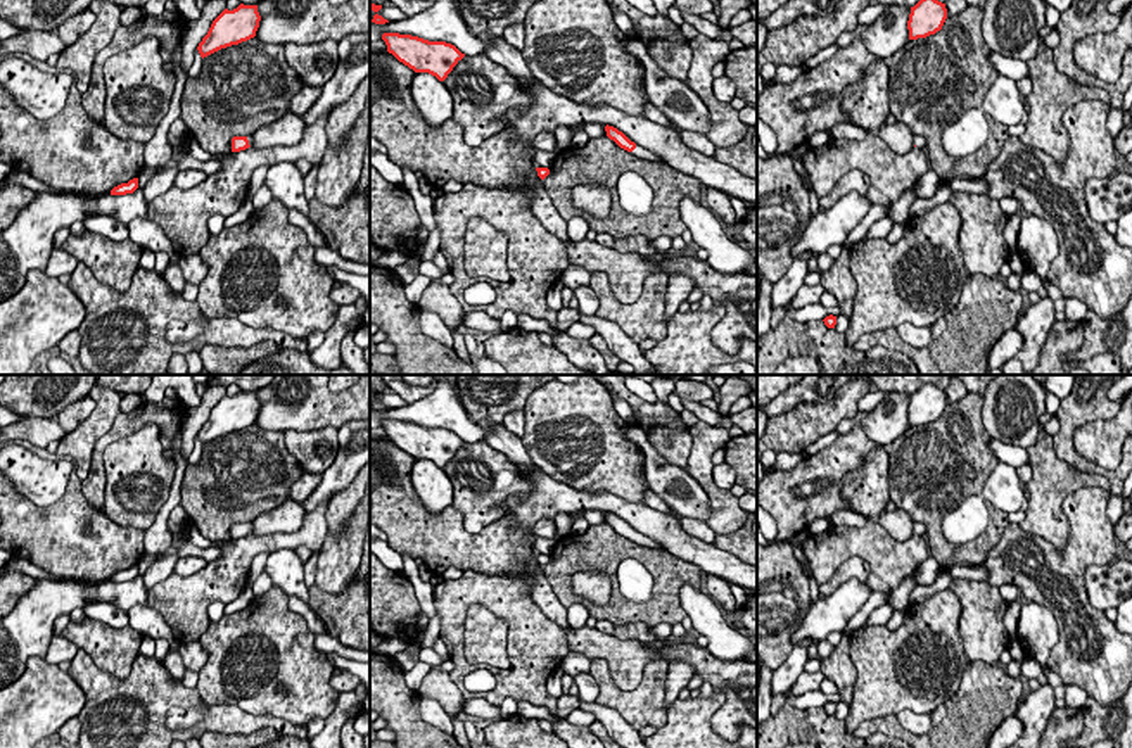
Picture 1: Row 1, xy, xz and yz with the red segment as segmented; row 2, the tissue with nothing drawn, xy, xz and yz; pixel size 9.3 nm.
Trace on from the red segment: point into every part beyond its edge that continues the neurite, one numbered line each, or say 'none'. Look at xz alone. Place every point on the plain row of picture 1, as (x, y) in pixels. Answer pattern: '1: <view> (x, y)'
1: xz (642, 539)

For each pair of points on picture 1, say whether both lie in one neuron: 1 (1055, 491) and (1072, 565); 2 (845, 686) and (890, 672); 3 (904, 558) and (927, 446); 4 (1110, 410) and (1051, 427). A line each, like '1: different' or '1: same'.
1: different
2: different
3: different
4: different

